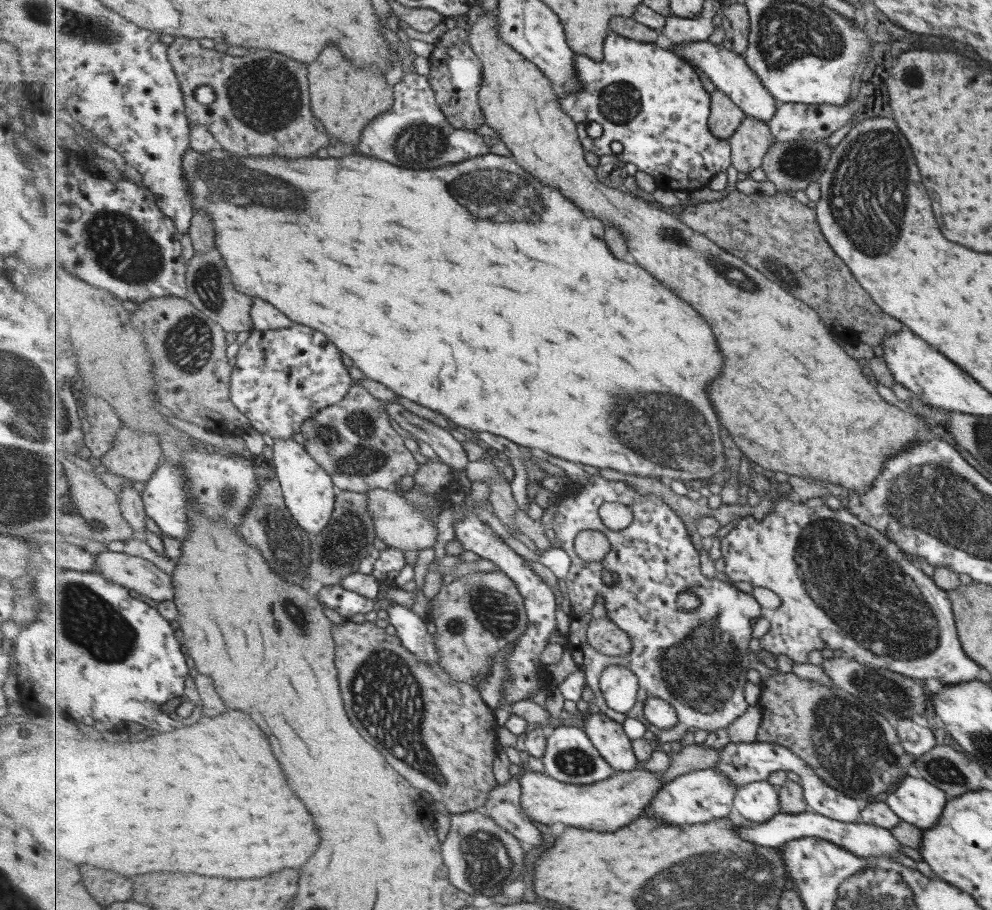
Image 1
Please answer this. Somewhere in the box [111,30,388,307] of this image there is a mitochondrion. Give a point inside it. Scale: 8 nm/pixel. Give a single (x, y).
(221, 179)

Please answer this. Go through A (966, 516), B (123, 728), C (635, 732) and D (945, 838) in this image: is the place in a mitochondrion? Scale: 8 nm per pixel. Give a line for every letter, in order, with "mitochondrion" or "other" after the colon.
A: mitochondrion
B: other
C: other
D: other

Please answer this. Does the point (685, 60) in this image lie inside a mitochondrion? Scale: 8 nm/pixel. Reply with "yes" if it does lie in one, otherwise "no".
no

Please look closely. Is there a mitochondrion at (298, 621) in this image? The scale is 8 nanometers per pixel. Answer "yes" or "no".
yes

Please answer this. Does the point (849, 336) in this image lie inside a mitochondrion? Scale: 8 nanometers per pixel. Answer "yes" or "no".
no

